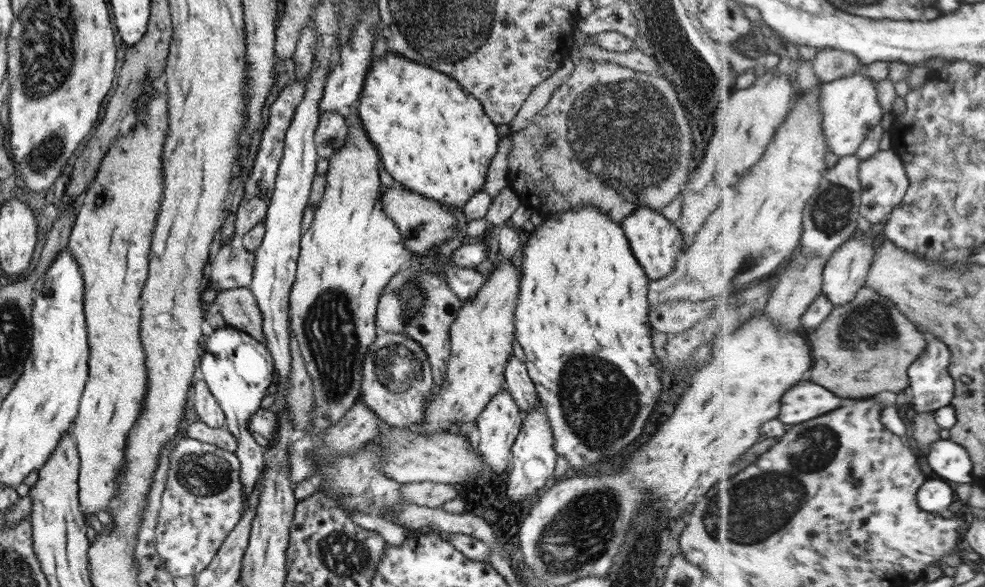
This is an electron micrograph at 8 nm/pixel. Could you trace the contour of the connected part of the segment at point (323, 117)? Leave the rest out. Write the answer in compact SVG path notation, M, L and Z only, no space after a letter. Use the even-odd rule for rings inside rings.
M321 112L314 130L314 149L318 158L334 155L344 145L348 135L348 126L344 118L336 112Z

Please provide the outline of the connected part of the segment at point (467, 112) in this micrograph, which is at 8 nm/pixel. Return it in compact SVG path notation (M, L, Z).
M386 52L381 59L371 58L371 63L369 63L367 73L365 73L363 86L355 107L357 109L358 119L362 124L367 138L373 143L375 150L378 152L382 170L387 173L396 184L403 186L403 188L415 194L428 197L429 200L444 204L450 209L460 209L473 194L482 190L483 184L485 183L485 172L496 153L496 146L498 145L499 137L495 129L496 124L493 124L491 119L485 116L481 104L475 100L474 96L465 92L459 84L456 84L449 76L428 68L425 65L419 65L413 62L413 60L407 60L394 53Z

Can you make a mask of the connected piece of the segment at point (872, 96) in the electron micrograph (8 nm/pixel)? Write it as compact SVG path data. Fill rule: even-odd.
M866 71L859 72L857 76L845 76L839 80L821 83L819 106L823 114L824 133L834 160L855 155L869 132L881 124L886 112L879 104L877 84Z

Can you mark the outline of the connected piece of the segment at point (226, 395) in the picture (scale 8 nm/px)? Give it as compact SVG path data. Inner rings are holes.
M224 326L213 329L209 335L203 336L202 355L197 362L199 378L208 386L214 401L224 414L224 427L235 437L235 456L239 461L239 478L244 494L244 508L248 503L248 496L253 490L256 478L264 470L263 448L259 446L248 431L248 420L256 410L259 402L267 393L267 388L273 384L275 378L273 359L270 352L258 340L237 328Z

